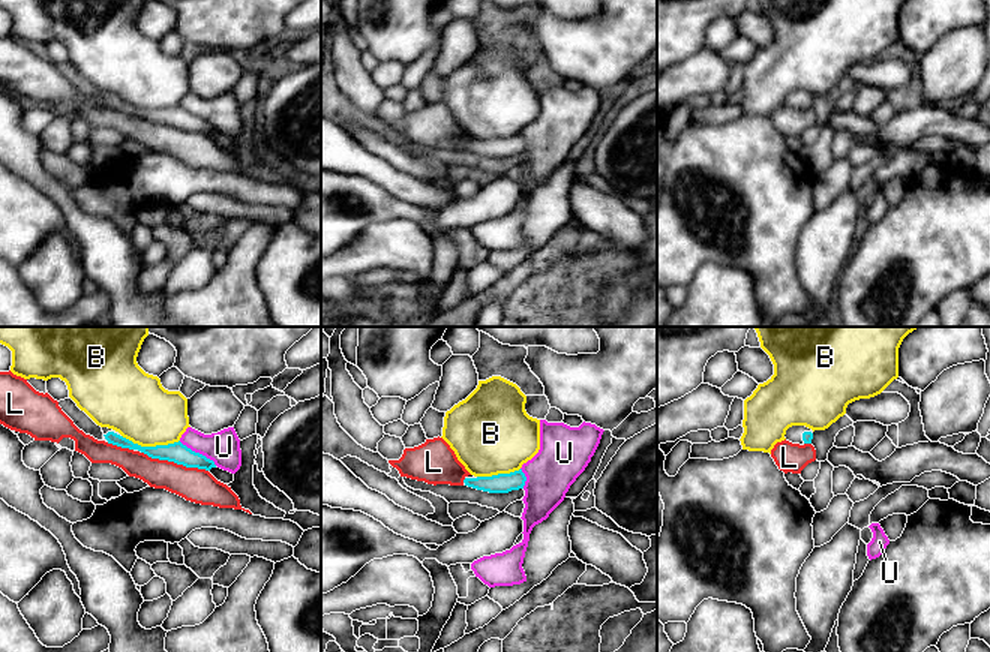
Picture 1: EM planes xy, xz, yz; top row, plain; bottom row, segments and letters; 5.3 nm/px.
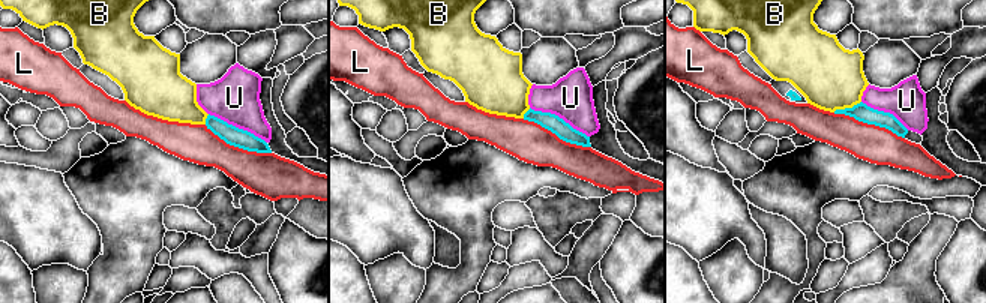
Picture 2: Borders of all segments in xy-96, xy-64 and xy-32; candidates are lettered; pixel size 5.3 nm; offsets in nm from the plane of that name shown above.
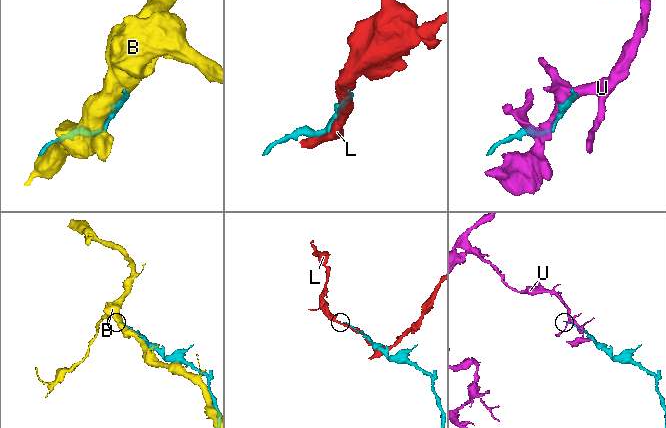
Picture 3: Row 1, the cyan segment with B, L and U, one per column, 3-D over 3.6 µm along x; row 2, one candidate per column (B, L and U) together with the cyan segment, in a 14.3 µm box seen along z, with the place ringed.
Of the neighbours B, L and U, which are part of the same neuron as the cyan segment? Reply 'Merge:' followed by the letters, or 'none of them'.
Merge: none of them

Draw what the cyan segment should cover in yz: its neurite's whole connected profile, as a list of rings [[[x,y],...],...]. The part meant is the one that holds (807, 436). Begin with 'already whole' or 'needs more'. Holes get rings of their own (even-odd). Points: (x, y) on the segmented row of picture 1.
needs more; [[[792,426],[786,430],[784,438],[792,444],[812,444],[813,430],[806,426]]]

